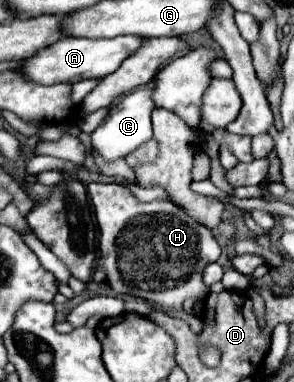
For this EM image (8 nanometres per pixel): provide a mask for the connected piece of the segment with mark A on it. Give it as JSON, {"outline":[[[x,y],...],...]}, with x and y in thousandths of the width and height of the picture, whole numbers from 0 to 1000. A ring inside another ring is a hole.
{"outline":[[[391,94],[391,99],[214,99],[194,115],[139,131],[139,141],[99,152],[78,178],[105,209],[126,220],[201,220],[201,215],[276,215],[289,204],[350,204],[391,188],[432,147],[446,147],[493,99],[480,94]]]}

